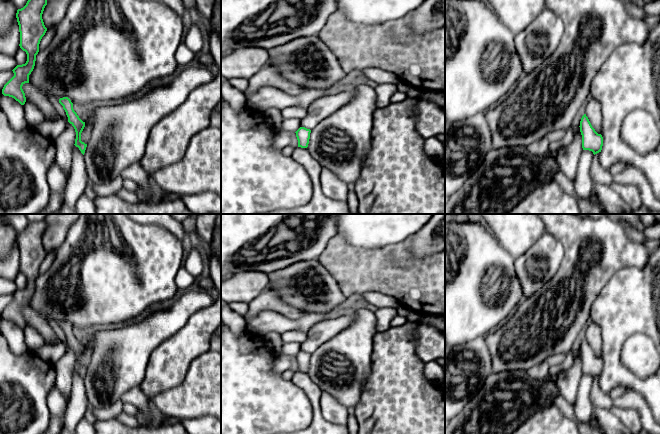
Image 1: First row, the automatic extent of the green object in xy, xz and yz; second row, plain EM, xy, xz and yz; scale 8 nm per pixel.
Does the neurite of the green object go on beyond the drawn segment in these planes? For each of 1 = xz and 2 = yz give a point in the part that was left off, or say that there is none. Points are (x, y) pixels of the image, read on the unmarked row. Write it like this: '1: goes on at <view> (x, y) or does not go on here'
1: does not go on here
2: does not go on here

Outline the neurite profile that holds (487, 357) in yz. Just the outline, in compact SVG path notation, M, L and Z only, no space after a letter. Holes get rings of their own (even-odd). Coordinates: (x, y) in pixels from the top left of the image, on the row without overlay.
M485 348L484 352L484 372L486 376L492 372L492 359L487 348Z

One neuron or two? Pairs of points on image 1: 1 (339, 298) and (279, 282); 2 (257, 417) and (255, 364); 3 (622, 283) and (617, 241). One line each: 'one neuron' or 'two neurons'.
1: one neuron
2: one neuron
3: two neurons

